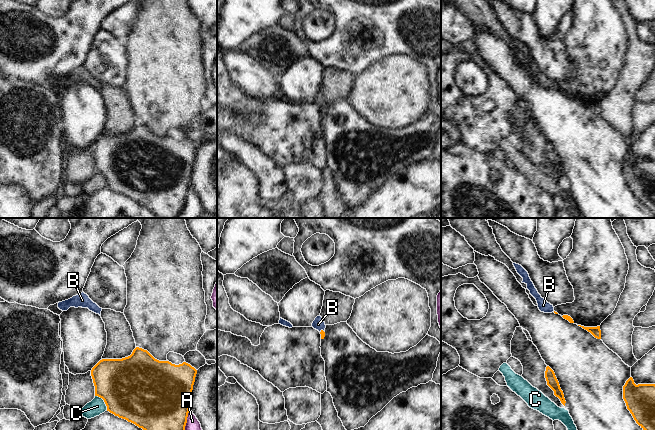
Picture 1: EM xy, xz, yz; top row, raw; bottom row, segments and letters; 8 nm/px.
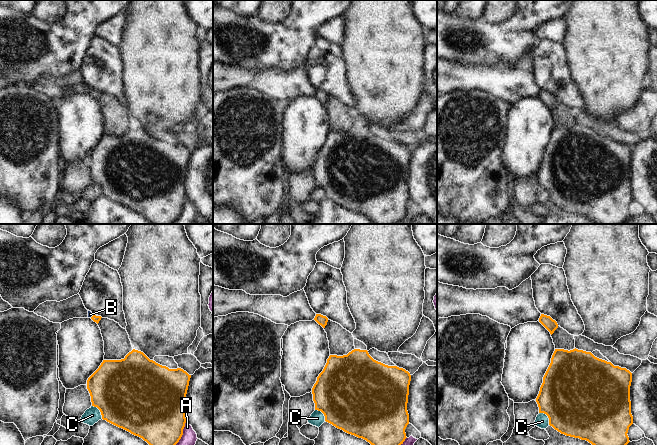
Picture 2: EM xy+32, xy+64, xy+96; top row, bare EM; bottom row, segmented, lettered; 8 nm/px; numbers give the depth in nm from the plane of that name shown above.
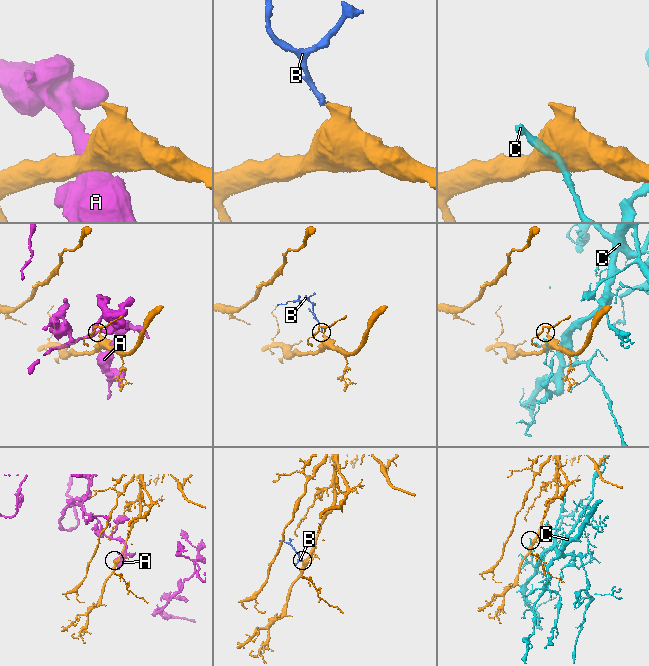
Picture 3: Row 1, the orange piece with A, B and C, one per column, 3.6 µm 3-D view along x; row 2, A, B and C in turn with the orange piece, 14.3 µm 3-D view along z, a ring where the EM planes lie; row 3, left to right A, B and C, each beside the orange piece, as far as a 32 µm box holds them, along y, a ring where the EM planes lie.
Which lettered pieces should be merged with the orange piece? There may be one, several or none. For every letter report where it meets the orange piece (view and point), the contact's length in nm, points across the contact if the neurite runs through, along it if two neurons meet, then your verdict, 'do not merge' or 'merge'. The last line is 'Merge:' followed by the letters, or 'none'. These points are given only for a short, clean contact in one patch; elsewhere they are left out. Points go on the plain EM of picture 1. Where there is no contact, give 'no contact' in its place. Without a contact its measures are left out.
A: contact xy (185, 201); length 280 nm; do not merge
B: contact xz (321, 107); length 40 nm; way xz (322, 108), (321, 107), (318, 100); merge
C: contact xy (104, 177); length 160 nm; do not merge
Merge: B

